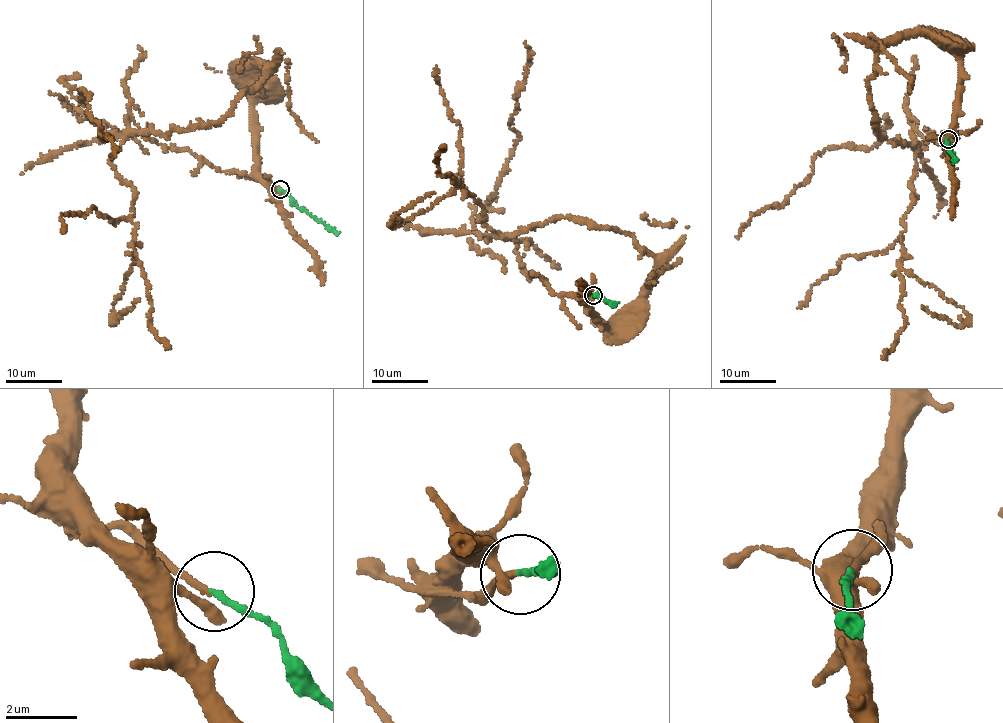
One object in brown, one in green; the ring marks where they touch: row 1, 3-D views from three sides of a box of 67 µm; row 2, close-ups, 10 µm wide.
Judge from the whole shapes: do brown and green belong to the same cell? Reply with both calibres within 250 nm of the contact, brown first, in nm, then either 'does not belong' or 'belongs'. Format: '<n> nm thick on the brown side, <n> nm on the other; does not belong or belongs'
240 nm thick on the brown side, 160 nm on the other; belongs

